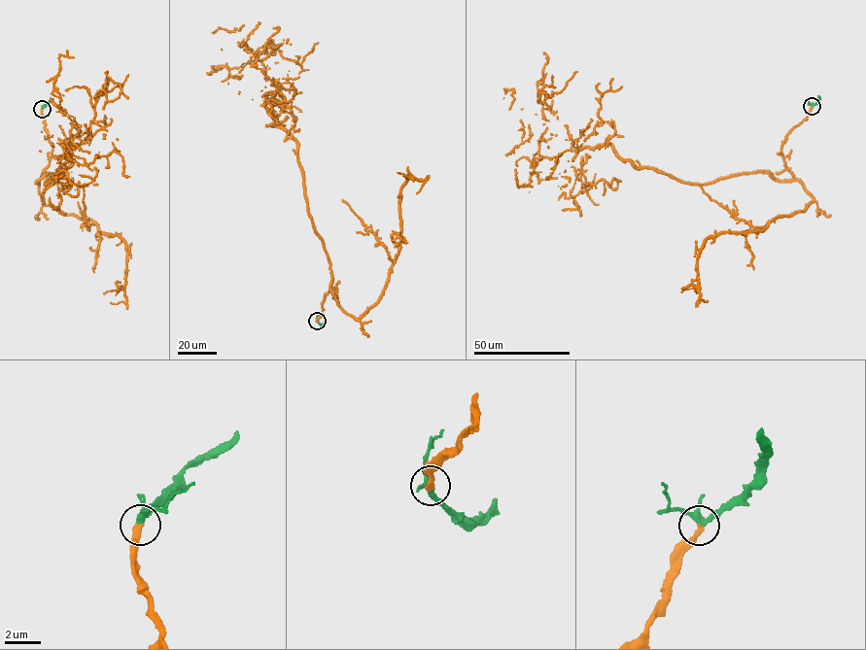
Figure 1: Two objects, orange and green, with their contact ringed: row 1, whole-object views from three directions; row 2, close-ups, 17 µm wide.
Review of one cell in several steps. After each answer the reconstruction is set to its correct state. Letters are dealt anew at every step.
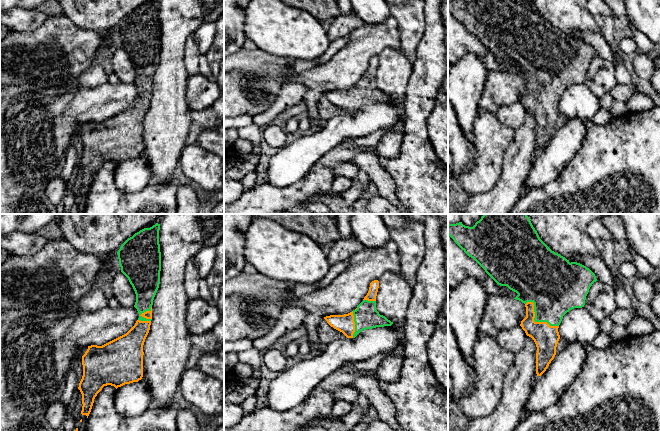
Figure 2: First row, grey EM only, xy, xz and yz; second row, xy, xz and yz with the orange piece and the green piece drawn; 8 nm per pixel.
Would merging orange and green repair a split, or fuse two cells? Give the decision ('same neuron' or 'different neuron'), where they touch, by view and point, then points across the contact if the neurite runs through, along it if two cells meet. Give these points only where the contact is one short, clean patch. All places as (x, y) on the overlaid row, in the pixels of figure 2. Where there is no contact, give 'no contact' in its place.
same neuron; contact yz (533, 320)

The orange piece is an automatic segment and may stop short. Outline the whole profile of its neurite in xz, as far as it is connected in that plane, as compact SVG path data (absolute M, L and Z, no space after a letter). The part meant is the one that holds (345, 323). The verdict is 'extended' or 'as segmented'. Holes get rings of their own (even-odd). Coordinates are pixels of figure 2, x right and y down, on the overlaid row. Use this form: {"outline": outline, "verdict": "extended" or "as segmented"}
{"outline": "M379 281L370 283L369 291L355 310L344 315L324 317L334 329L342 332L347 338L355 338L361 331L376 327L391 326L393 322L376 310L376 296Z", "verdict": "extended"}

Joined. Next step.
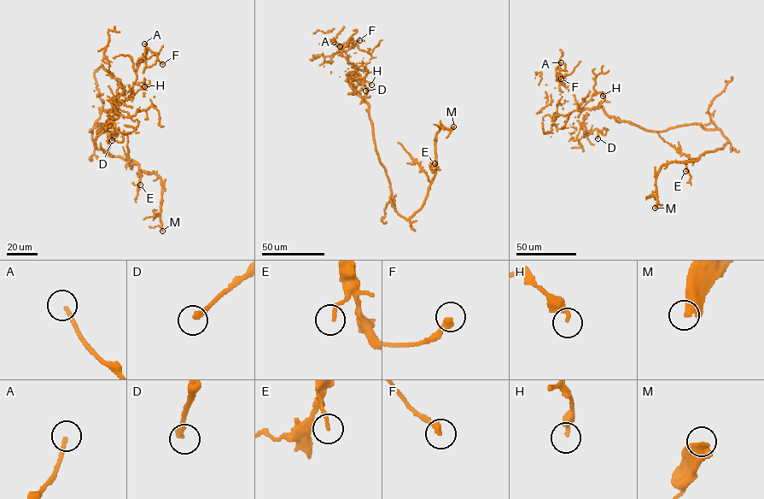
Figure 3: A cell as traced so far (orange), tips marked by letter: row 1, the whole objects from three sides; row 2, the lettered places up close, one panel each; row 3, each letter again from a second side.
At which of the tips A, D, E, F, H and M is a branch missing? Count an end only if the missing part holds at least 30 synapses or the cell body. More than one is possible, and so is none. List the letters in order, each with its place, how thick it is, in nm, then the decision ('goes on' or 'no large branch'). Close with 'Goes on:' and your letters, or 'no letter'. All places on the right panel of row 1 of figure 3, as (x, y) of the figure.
A: (561, 62) | 170 nm | goes on
D: (597, 138) | 280 nm | goes on
E: (685, 171) | 130 nm | no large branch
F: (561, 79) | 320 nm | no large branch
H: (603, 96) | 260 nm | no large branch
M: (655, 208) | 440 nm | goes on
Goes on: A, D, M

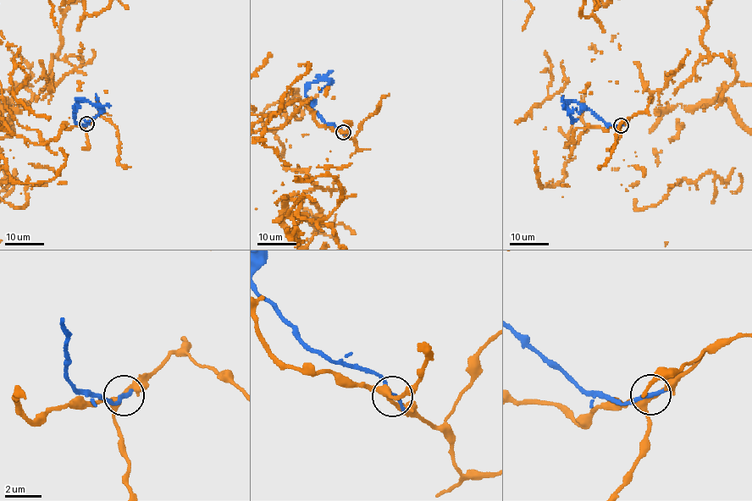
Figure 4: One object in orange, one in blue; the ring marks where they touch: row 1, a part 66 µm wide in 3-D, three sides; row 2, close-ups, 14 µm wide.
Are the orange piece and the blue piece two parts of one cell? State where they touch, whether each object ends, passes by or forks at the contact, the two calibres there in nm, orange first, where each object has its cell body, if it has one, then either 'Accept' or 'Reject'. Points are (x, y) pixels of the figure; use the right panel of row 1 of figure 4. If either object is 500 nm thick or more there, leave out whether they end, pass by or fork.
Place: (621, 125). At the ring orange forks. At the ring blue passes by. Thickness 240 nm (orange) against 190 nm. Soma of orange: none. Soma of blue: none. Reject

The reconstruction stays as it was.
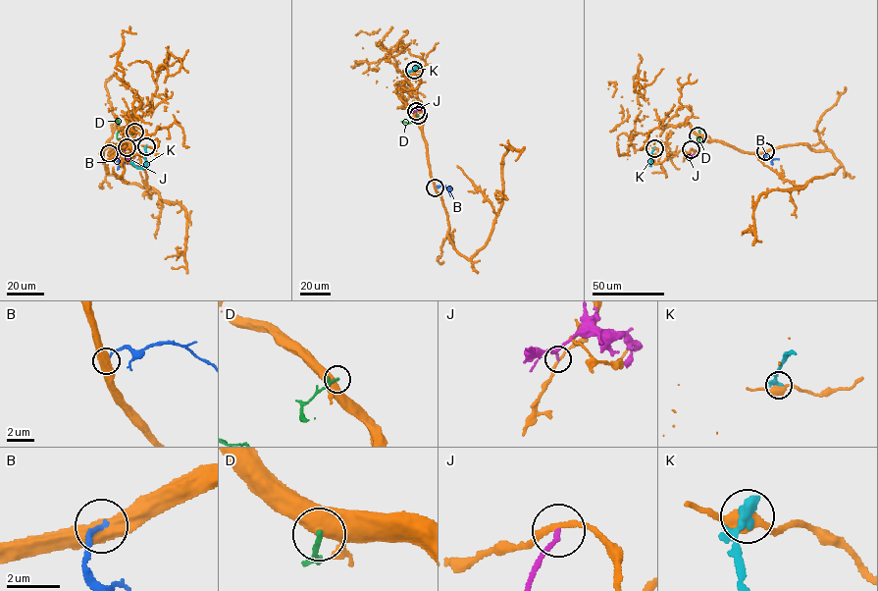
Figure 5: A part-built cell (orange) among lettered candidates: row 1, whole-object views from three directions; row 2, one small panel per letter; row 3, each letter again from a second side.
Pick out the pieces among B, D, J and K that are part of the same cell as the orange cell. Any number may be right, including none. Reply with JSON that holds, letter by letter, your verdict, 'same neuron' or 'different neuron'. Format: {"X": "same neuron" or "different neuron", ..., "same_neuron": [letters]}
{"B": "different neuron", "D": "different neuron", "J": "different neuron", "K": "different neuron", "same_neuron": []}

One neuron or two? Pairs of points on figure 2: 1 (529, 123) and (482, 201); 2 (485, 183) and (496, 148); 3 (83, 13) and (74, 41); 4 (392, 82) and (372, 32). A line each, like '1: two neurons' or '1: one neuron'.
1: one neuron
2: one neuron
3: two neurons
4: two neurons

